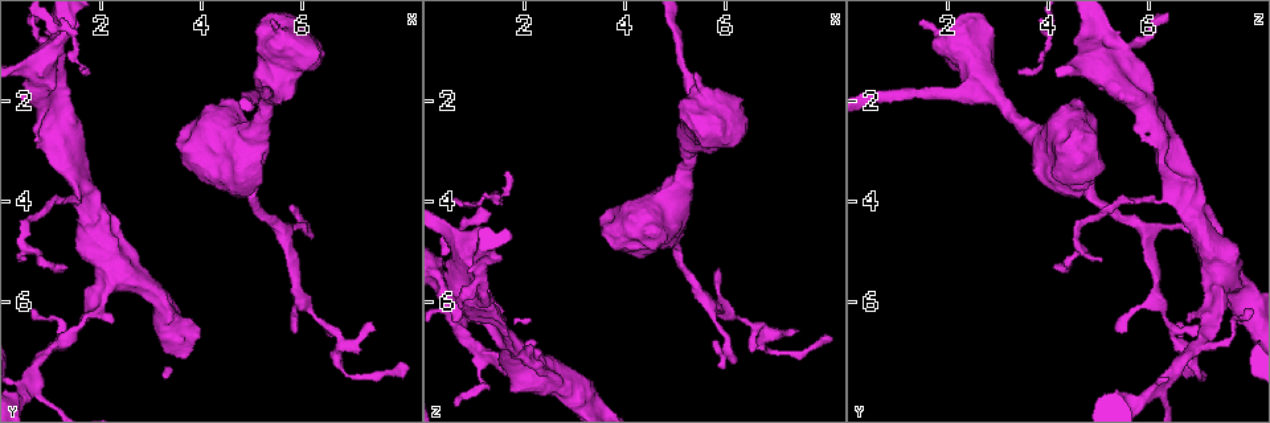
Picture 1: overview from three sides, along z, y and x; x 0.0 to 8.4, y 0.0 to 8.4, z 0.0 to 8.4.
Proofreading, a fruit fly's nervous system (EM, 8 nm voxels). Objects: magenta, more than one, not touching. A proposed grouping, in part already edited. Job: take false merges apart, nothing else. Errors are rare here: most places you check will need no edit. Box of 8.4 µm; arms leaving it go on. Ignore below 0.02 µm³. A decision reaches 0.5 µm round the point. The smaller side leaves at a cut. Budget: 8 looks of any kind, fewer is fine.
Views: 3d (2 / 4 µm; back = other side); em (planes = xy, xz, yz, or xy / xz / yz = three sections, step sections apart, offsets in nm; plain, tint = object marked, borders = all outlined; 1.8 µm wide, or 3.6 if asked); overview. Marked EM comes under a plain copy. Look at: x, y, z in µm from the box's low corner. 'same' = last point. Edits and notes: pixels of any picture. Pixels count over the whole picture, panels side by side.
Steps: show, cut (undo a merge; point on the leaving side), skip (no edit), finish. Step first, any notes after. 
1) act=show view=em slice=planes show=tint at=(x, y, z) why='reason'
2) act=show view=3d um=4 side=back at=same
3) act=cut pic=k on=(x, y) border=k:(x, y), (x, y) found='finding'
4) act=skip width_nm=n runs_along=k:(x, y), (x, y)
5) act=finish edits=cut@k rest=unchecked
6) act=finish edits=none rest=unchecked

act=show view=em slice=xy step=4 show=tint at=(0.70, 7.40, 6.50) why='three arms meet'

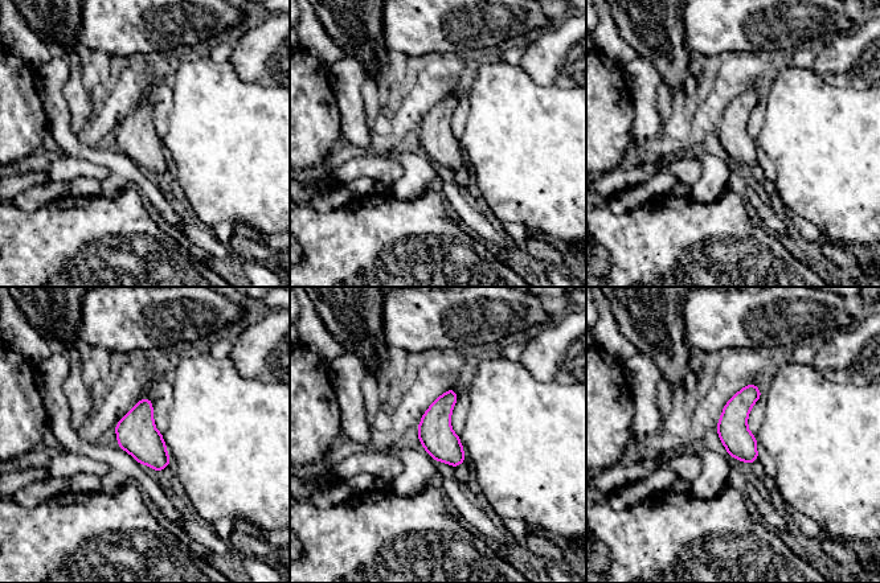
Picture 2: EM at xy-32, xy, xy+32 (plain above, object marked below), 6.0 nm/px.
act=skip found='all the same cell'

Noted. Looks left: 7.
act=show view=3d um=4 side=back at=(4.80, 2.85, 4.05) why='thick turns thin'

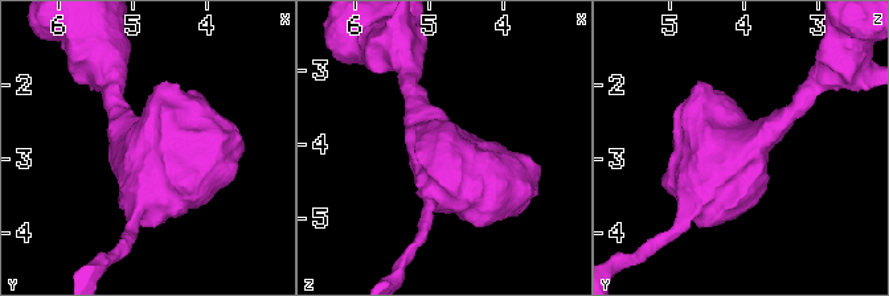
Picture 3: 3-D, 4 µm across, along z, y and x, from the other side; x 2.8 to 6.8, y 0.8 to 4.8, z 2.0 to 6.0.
act=show view=em um=3.6 slice=yz step=16 show=tint at=same why='need the tissue'

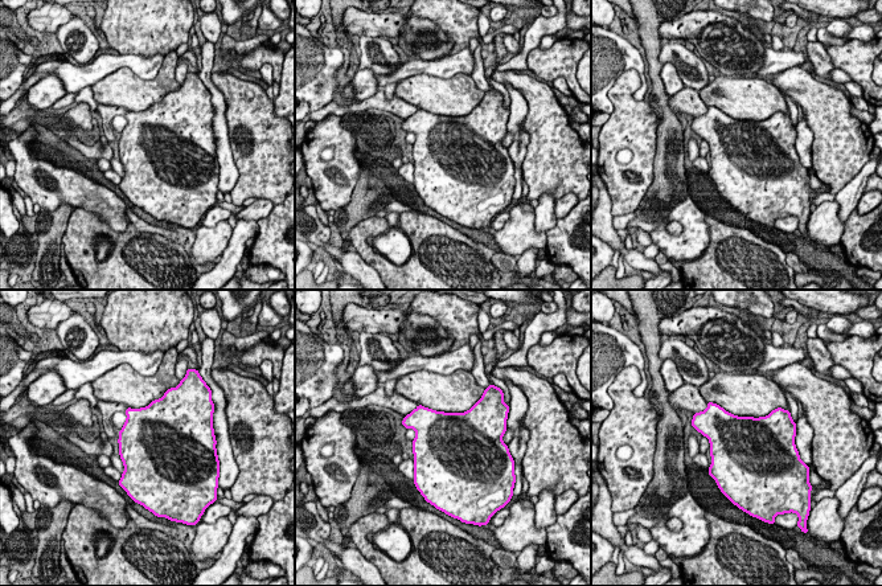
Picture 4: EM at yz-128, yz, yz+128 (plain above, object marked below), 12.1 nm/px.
act=show view=em um=3.6 slice=xy step=4 show=borders at=same why='cut it another way'

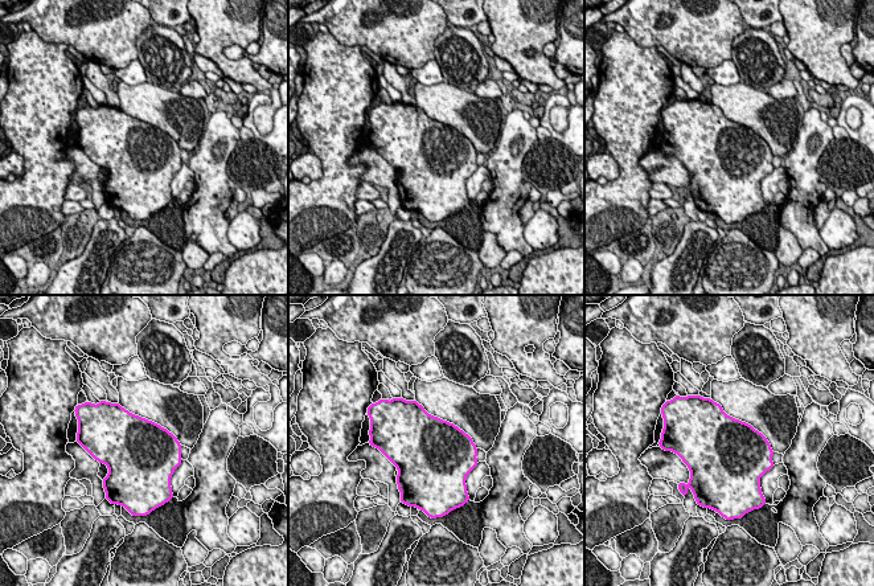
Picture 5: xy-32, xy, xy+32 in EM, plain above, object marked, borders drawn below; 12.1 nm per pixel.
act=skip found='continuous, no second cell'

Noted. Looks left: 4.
act=show view=em slice=xz step=4 show=tint at=(0.85, 1.40, 5.10)

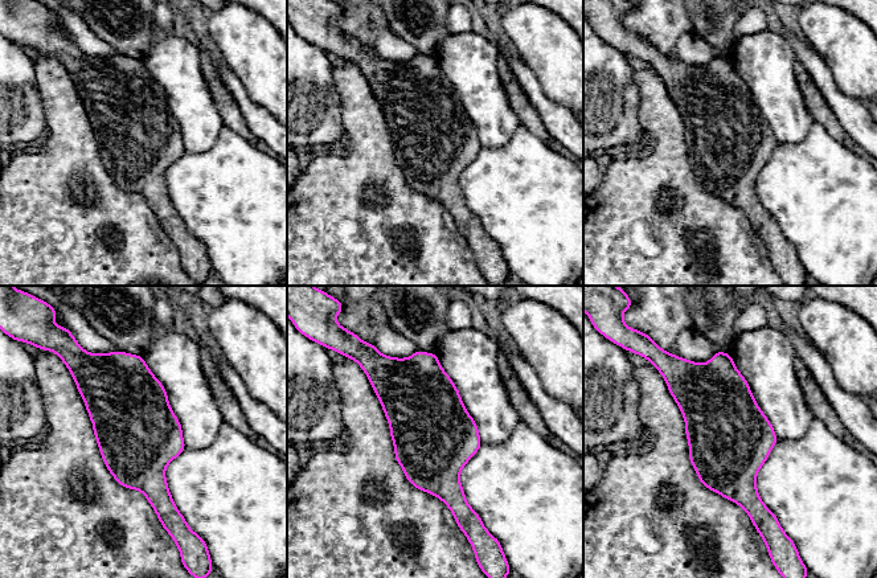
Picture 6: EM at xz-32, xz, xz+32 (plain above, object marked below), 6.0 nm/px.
act=show view=em slice=yz step=8 show=borders at=same

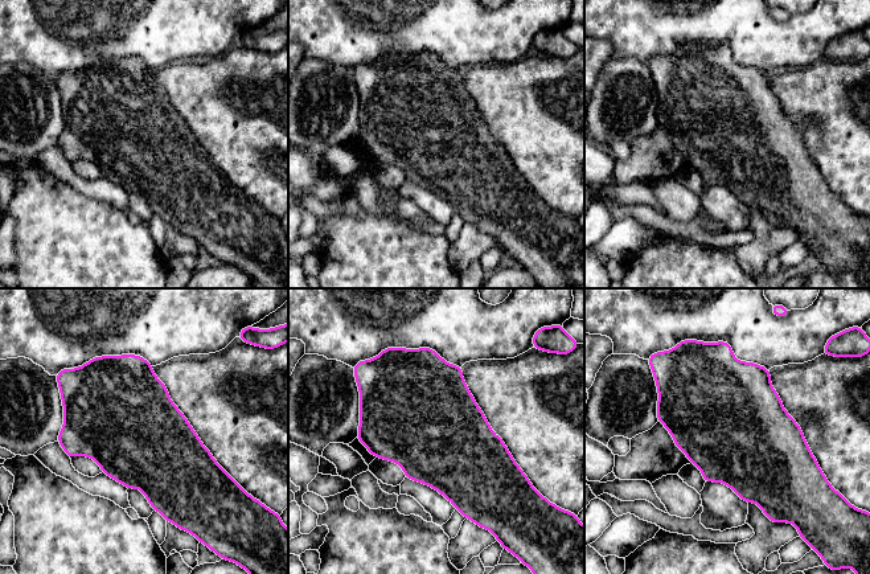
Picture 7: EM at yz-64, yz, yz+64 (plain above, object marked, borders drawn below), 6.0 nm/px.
act=skip width_nm=600 found='continuous, no second cell'

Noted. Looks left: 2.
act=show view=em um=3.6 slice=planes show=tint at=(1.95, 5.90, 7.45) why='thick turns thin'

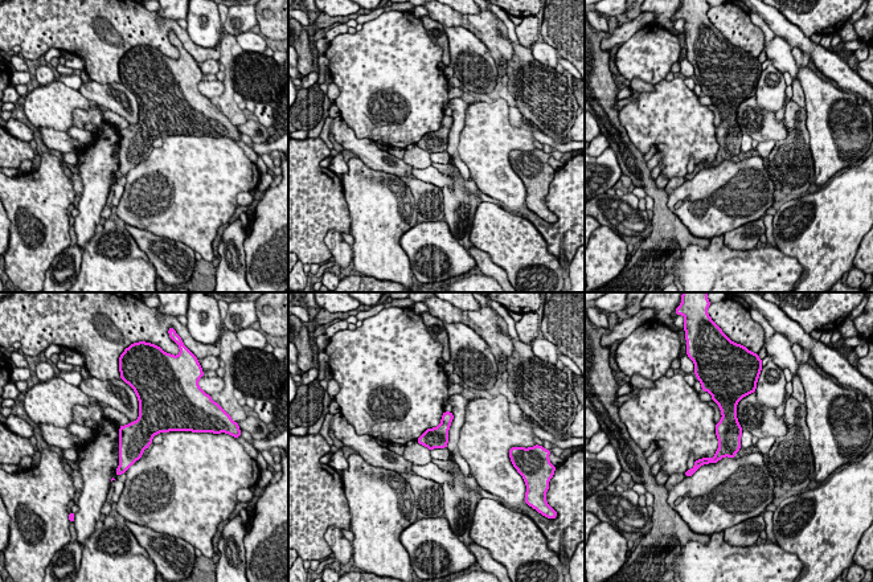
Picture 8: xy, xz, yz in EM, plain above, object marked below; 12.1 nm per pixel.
act=skip width_nm=260 found='continuous, no second cell'

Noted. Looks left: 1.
act=finish edits=none rest=unchecked

